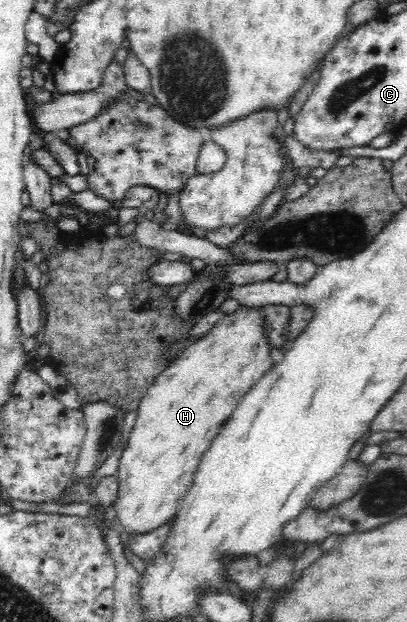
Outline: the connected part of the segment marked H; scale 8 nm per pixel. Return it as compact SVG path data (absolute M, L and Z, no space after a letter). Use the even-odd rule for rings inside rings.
M238 306L155 377L136 409L137 420L116 474L119 496L112 505L126 533L150 532L175 517L177 504L191 488L196 467L212 439L244 393L274 365L270 358L274 345L263 329L266 316L262 306Z

